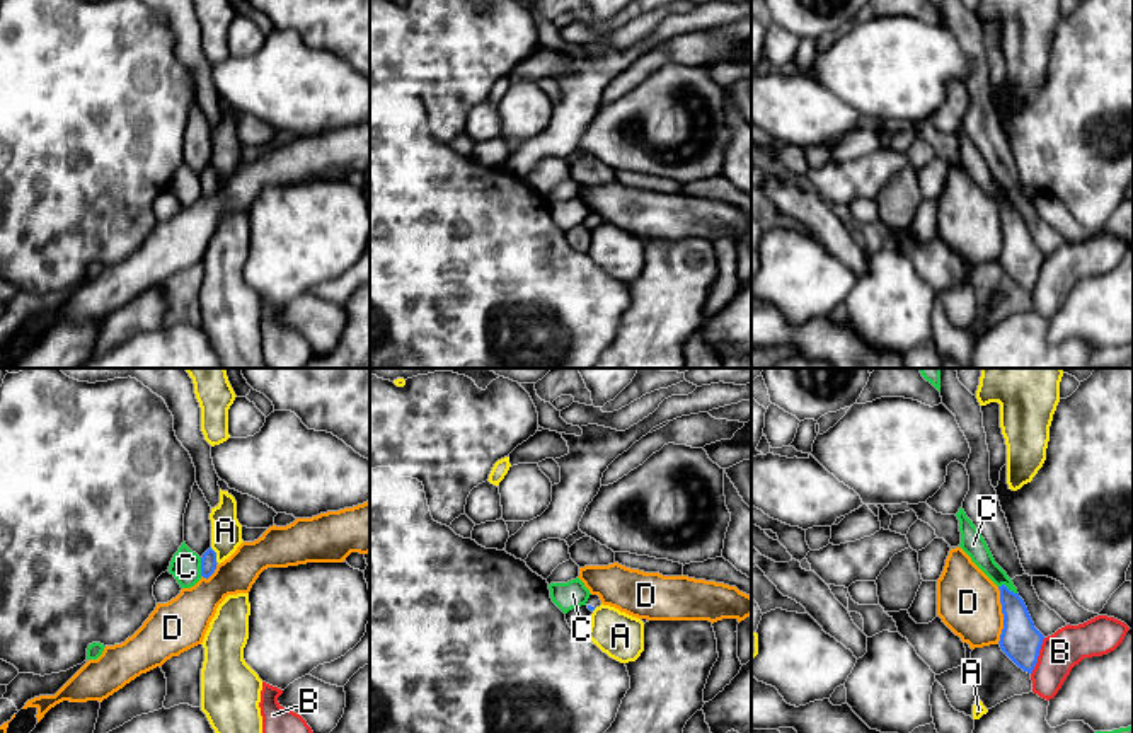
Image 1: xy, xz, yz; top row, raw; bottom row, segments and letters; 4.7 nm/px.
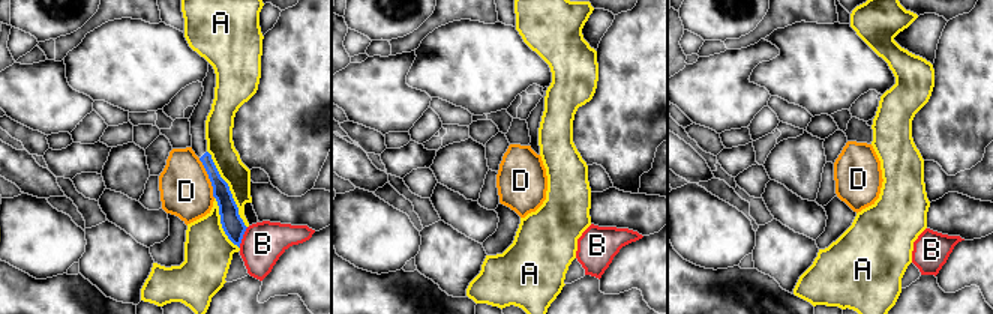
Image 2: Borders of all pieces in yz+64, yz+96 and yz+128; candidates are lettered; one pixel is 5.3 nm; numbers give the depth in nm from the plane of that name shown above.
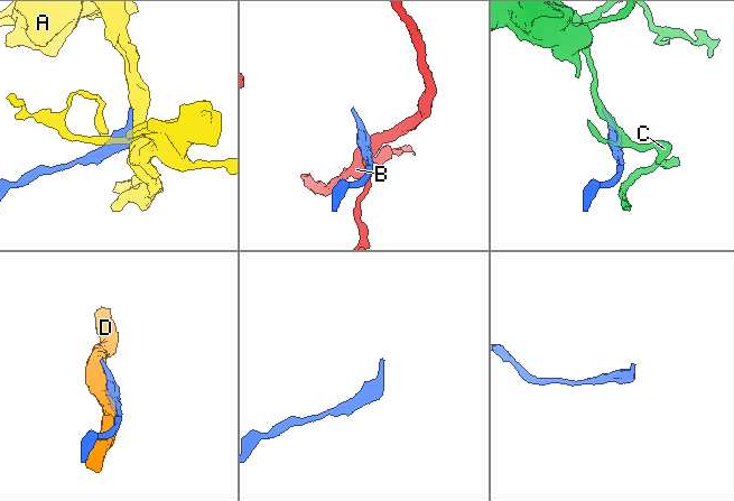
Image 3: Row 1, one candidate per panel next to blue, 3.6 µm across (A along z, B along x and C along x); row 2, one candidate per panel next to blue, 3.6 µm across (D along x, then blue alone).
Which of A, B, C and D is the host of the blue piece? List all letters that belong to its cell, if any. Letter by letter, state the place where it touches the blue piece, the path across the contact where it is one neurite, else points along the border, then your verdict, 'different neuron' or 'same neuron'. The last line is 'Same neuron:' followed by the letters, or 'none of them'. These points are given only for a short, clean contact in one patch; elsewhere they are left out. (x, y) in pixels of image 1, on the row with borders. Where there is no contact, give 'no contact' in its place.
A: xy (215, 556) | along xy (210, 548), (218, 563) | different neuron
B: yz (1038, 655) | different neuron
C: xy (201, 566) | different neuron
D: yz (1004, 616) | different neuron
Same neuron: none of them

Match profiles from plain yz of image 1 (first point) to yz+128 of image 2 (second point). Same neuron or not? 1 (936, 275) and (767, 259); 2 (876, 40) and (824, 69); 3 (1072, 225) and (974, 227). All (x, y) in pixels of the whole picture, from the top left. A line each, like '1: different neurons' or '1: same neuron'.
1: different neurons
2: same neuron
3: same neuron

